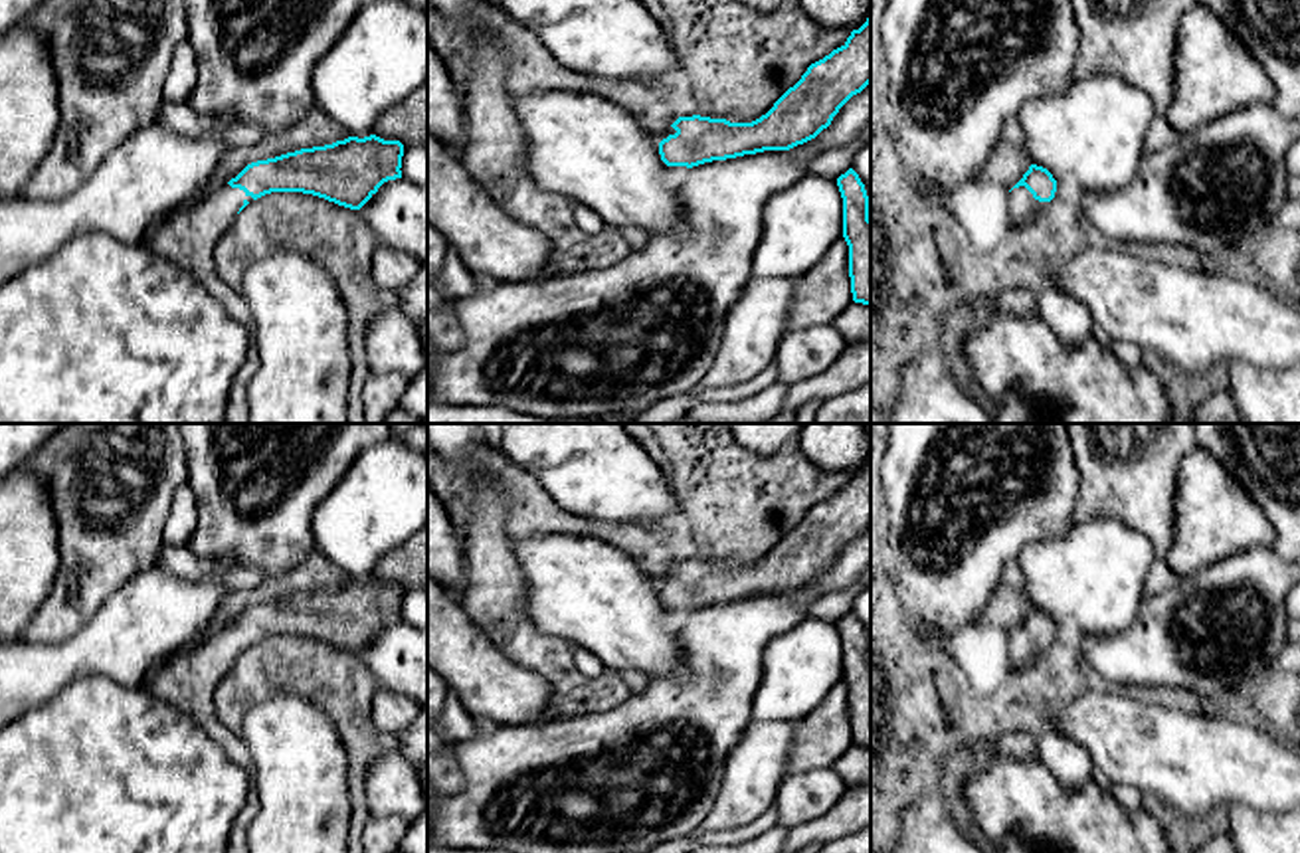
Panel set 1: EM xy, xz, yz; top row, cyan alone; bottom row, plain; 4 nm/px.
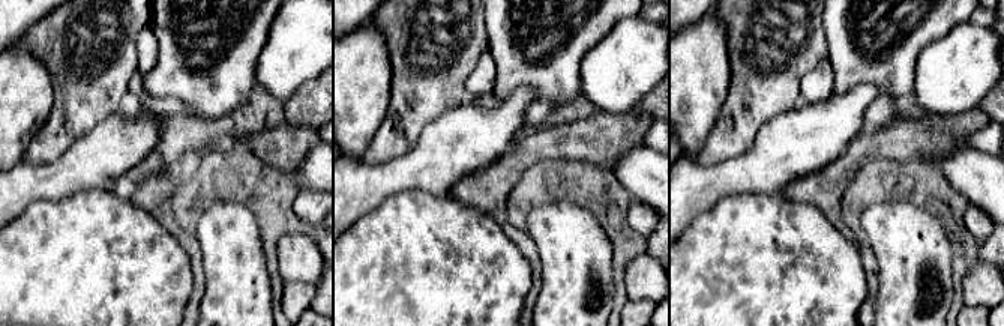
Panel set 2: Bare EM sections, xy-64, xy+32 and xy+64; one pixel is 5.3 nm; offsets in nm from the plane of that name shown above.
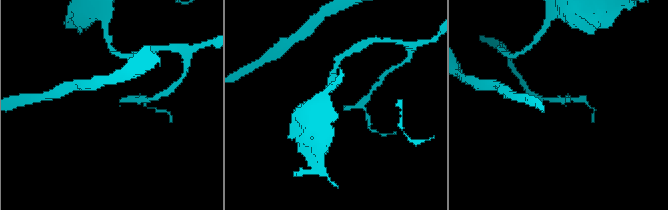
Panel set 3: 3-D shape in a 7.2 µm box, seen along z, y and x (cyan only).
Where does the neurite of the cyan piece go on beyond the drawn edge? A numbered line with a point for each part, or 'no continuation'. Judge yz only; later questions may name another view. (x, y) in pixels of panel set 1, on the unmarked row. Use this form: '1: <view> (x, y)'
1: yz (1023, 650)

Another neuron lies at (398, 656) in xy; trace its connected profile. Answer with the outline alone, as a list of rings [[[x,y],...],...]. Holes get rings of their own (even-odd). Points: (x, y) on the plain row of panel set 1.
[[[388,623],[358,655],[382,689],[427,709],[427,629]]]

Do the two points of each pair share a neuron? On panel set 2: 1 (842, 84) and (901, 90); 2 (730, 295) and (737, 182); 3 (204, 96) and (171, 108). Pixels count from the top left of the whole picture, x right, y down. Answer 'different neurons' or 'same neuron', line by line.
1: same neuron
2: different neurons
3: different neurons

